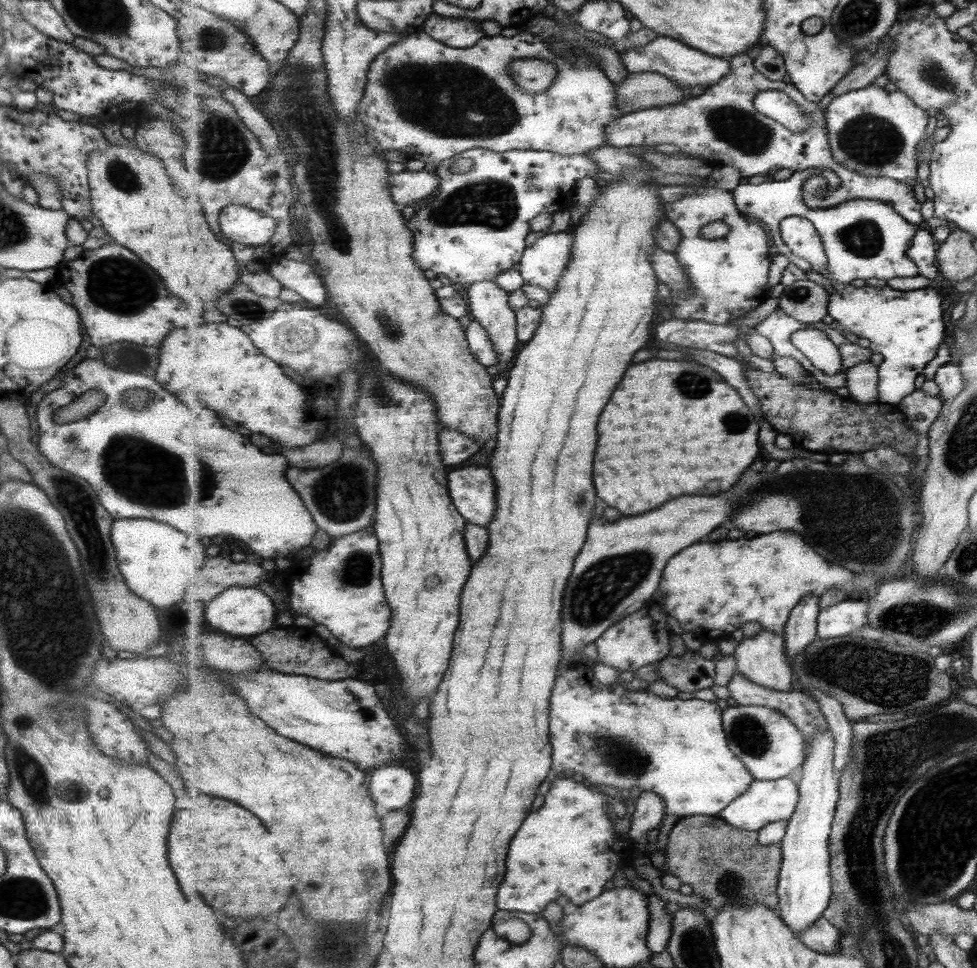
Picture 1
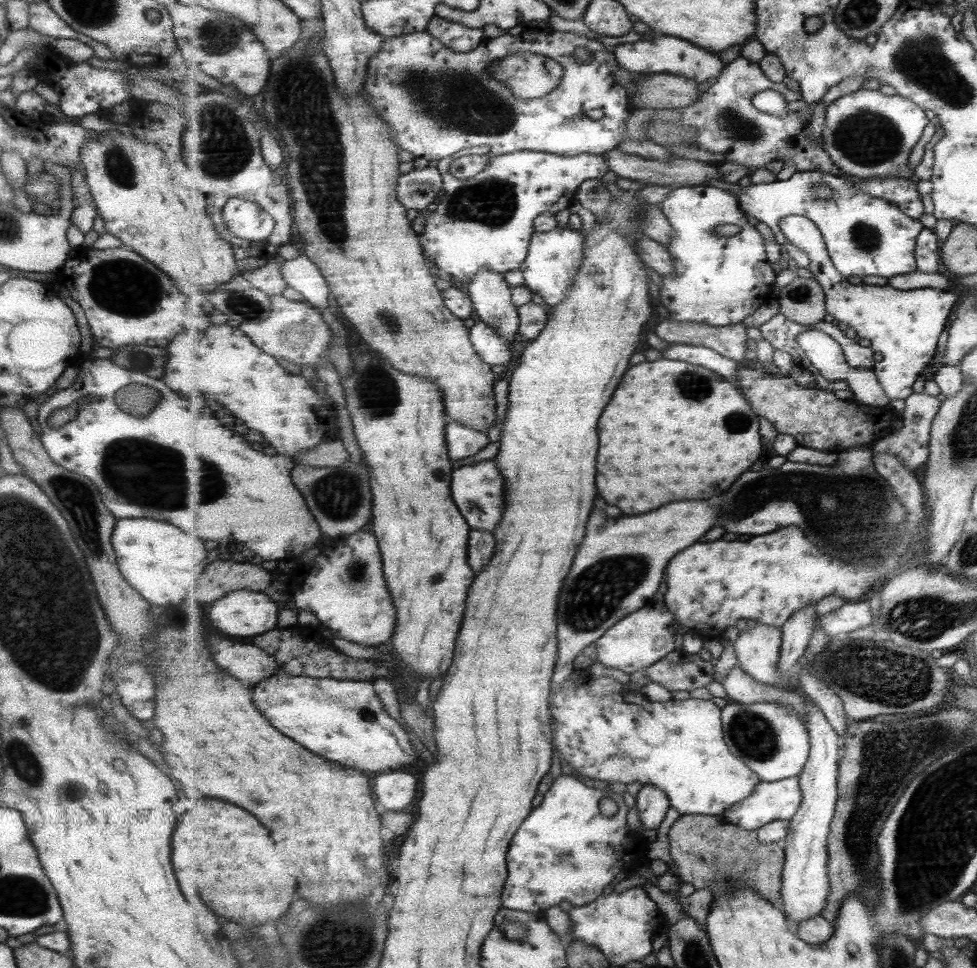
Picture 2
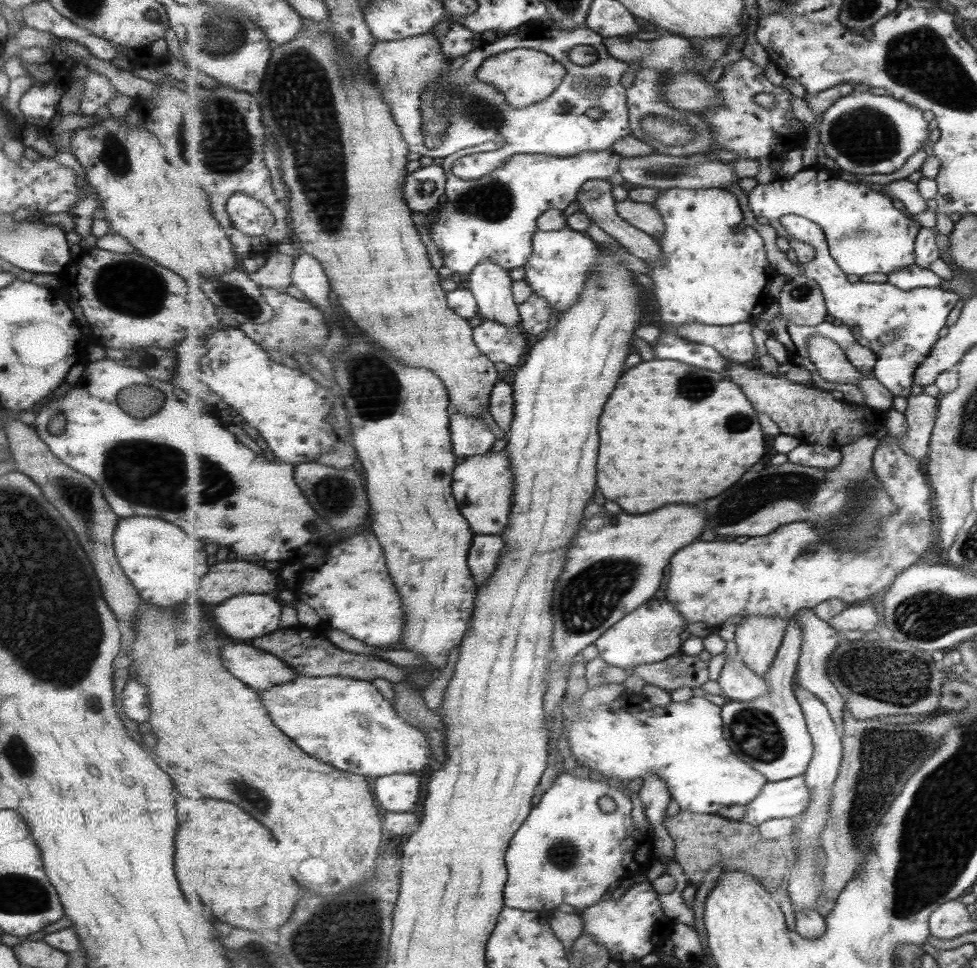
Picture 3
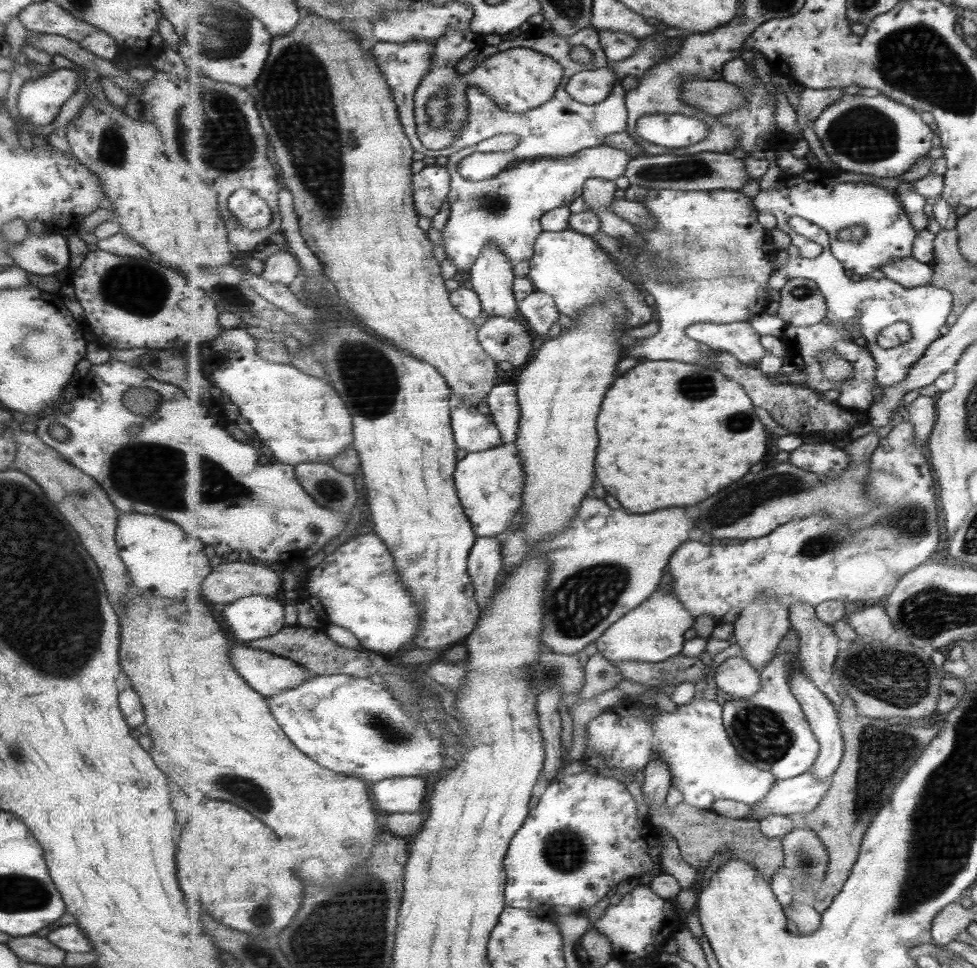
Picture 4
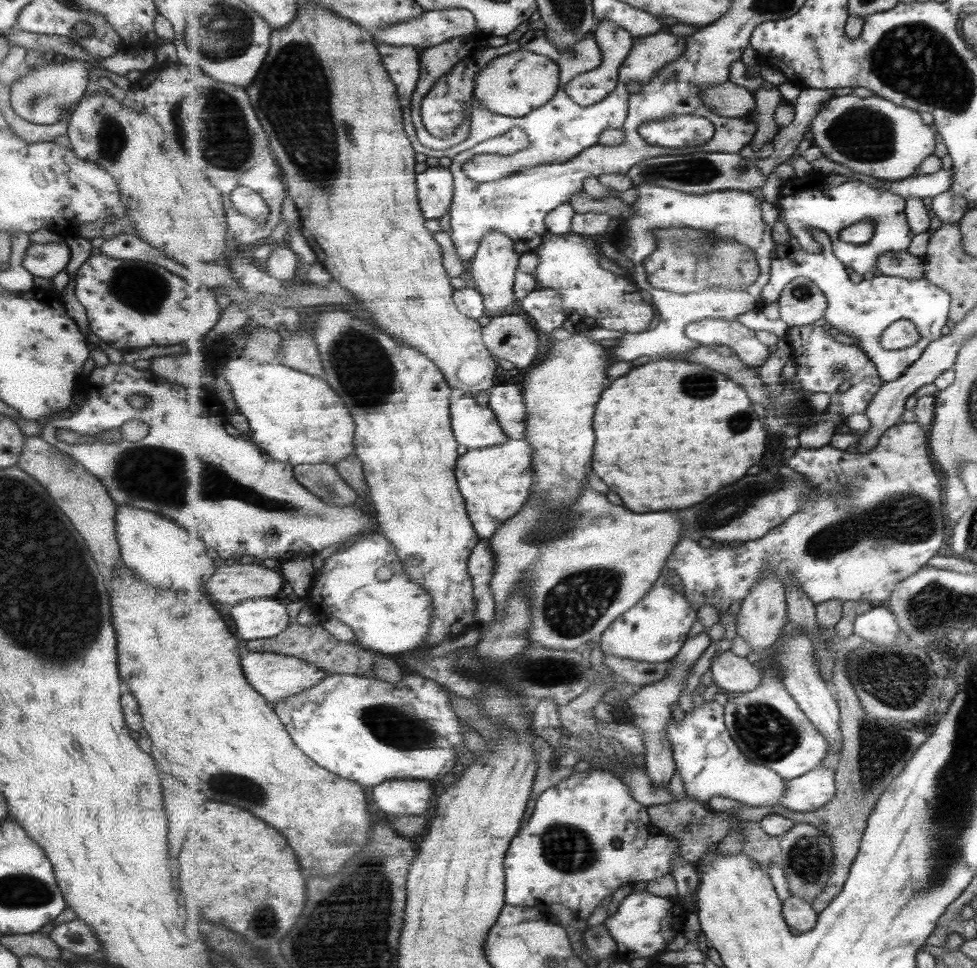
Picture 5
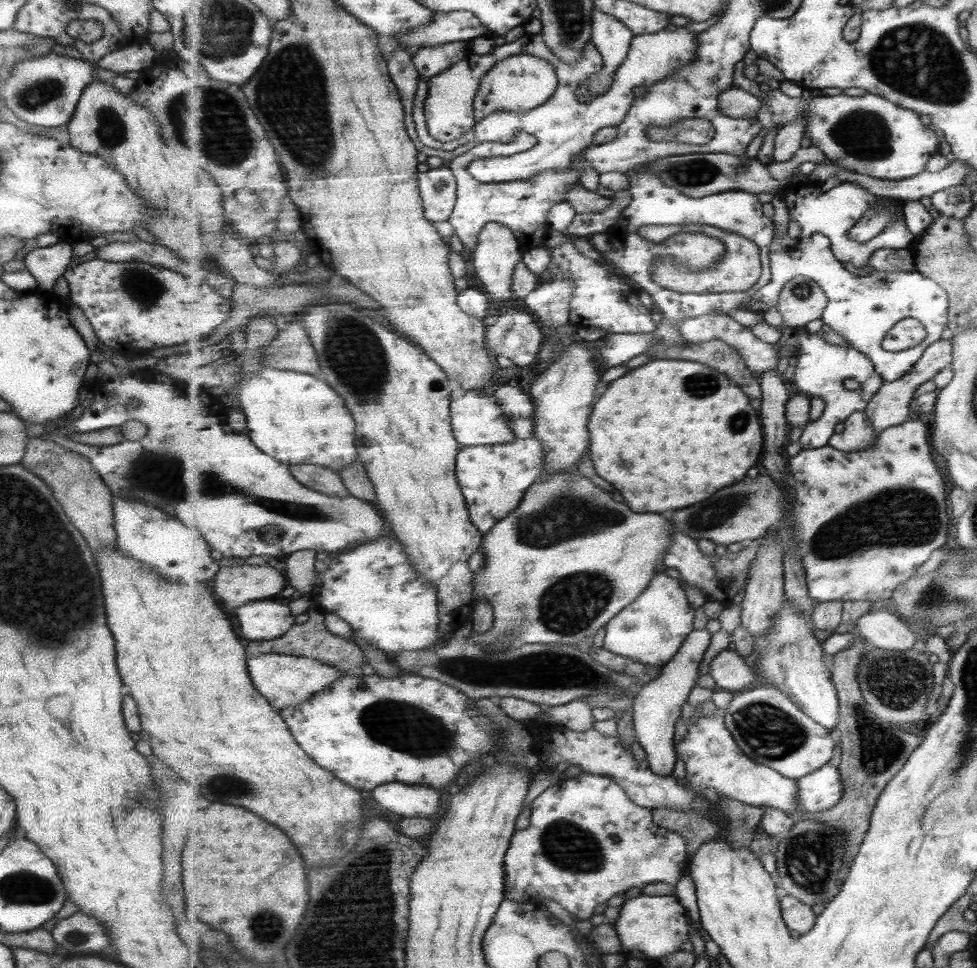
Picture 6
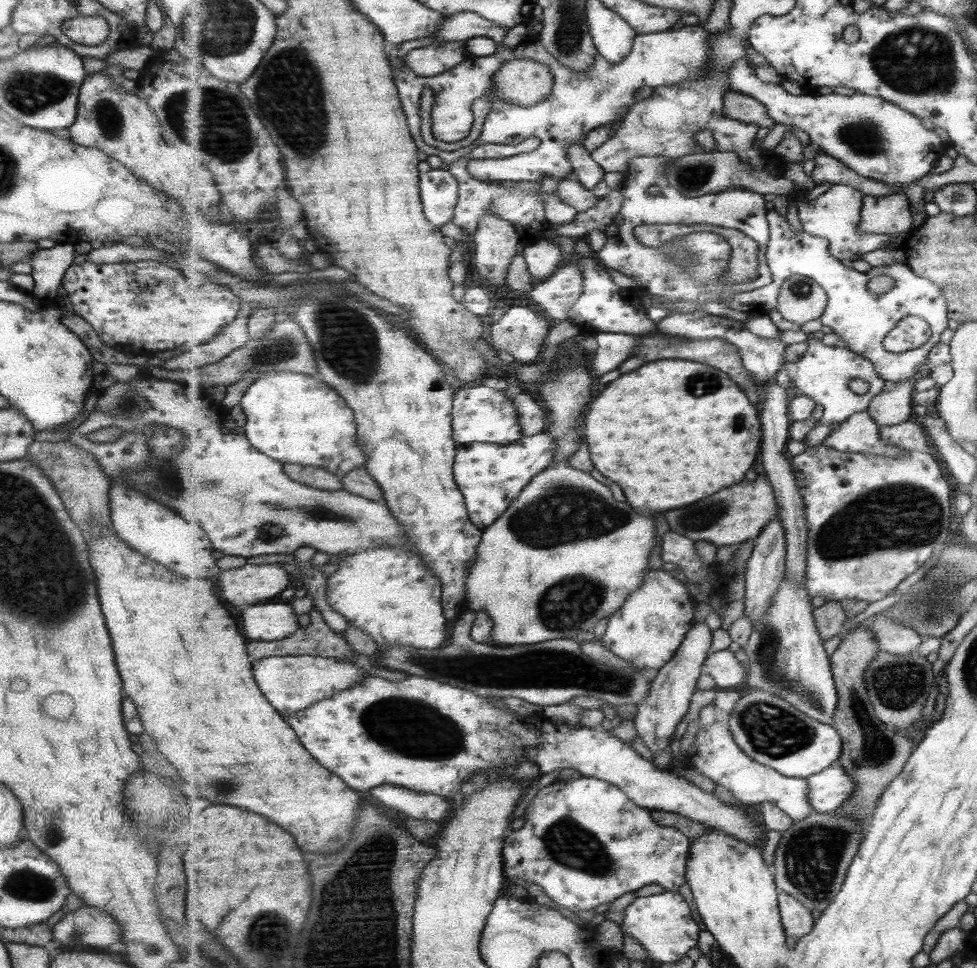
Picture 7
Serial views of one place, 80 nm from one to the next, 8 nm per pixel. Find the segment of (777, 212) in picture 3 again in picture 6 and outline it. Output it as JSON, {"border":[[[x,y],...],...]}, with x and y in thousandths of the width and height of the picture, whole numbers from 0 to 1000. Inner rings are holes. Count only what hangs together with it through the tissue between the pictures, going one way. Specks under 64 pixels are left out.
{"border":[[[829,183],[825,185],[825,188],[810,190],[806,197],[800,199],[810,226],[820,236],[820,246],[831,246],[832,242],[836,241],[849,244],[855,264],[859,264],[859,269],[862,269],[864,272],[870,271],[877,277],[887,275],[889,267],[894,264],[896,258],[902,258],[902,256],[928,257],[934,252],[934,248],[938,245],[929,236],[925,225],[925,208],[923,206],[898,202],[896,199],[883,194],[881,190],[873,190],[871,188],[861,188],[847,197],[838,197],[839,191],[839,187]],[[896,214],[906,214],[914,218],[919,227],[916,230],[912,230],[906,239],[902,240],[896,247],[889,248],[889,250],[871,248],[871,236],[874,236],[879,230],[879,227],[883,225],[887,218]]]}

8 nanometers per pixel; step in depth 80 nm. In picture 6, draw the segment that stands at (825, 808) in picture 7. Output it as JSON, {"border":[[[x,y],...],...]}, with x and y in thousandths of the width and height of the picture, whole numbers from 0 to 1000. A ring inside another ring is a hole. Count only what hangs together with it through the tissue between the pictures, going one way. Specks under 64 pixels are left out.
{"border":[[[851,788],[817,805],[817,809],[817,827],[824,842],[857,833],[864,819],[860,795]]]}

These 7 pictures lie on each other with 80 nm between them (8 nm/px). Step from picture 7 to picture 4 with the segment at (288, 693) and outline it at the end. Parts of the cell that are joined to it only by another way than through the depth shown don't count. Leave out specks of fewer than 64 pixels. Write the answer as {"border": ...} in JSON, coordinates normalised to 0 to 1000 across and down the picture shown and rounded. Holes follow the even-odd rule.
{"border":[[[251,667],[236,671],[241,692],[265,717],[273,722],[287,715],[304,711],[320,698],[309,686],[291,678],[267,674]]]}

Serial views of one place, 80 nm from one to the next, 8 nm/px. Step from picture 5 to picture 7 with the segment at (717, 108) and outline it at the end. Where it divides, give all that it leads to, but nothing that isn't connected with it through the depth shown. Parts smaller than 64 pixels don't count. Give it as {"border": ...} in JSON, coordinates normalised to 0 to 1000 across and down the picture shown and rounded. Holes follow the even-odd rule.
{"border":[[[745,94],[742,97],[741,119],[756,124],[762,129],[771,127],[787,135],[795,130],[793,124],[785,118],[785,112],[777,103],[752,94]]]}

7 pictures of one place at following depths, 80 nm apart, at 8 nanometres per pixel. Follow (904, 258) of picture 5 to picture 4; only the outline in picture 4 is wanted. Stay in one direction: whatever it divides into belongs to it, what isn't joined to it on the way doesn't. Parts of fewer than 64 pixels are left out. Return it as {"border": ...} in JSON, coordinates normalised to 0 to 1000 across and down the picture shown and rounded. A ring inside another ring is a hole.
{"border":[[[934,264],[915,269],[915,272],[903,275],[902,279],[908,287],[920,291],[926,298],[951,294],[956,286],[954,275]]]}

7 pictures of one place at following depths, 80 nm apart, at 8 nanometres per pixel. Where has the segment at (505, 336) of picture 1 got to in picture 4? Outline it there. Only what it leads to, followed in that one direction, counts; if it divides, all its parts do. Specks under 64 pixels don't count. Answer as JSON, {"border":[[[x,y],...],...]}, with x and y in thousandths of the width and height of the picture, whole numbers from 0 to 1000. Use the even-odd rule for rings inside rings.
{"border":[[[501,251],[485,271],[485,275],[481,277],[480,283],[481,298],[489,303],[497,326],[529,329],[529,322],[532,321],[526,301],[526,289],[529,285],[526,273],[513,255]]]}

